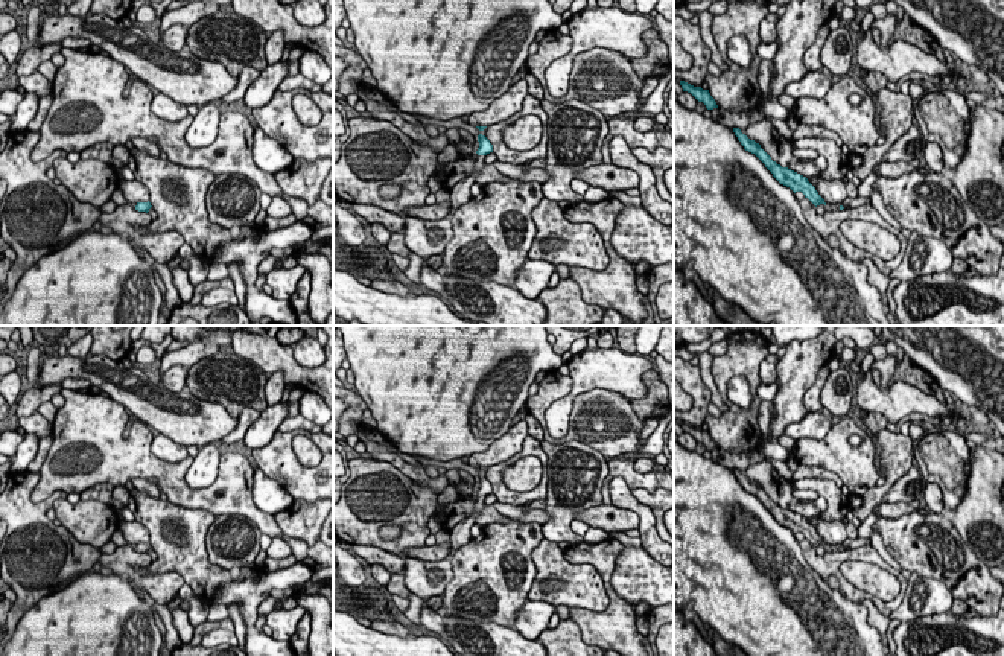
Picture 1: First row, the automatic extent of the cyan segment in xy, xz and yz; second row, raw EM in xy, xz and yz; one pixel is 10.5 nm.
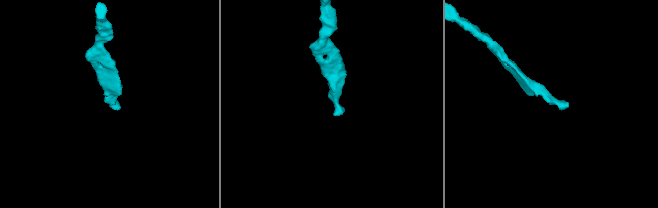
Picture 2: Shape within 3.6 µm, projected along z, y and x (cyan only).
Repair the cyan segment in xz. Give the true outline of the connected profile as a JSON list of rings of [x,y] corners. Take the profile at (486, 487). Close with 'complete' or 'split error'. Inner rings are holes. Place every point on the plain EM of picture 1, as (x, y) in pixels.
[[[479,475],[473,487],[475,511],[479,511],[485,505],[485,496],[490,493],[493,493],[493,486],[485,476]]]; split error

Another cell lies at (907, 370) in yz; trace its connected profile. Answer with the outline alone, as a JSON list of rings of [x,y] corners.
[[[904,353],[904,358],[901,361],[896,359],[896,370],[890,384],[896,381],[905,381],[920,391],[931,394],[937,400],[946,403],[943,390],[936,382],[936,379],[929,373],[923,371],[916,362],[913,362],[907,353]]]

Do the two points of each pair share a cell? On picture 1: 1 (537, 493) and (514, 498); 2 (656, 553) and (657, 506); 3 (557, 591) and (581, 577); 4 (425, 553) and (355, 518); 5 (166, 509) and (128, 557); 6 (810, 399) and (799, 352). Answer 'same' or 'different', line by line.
1: same
2: different
3: same
4: different
5: different
6: different

